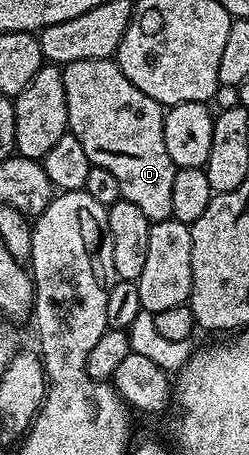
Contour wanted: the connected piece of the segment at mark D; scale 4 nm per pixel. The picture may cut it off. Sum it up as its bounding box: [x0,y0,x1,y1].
[62,58,176,223]

